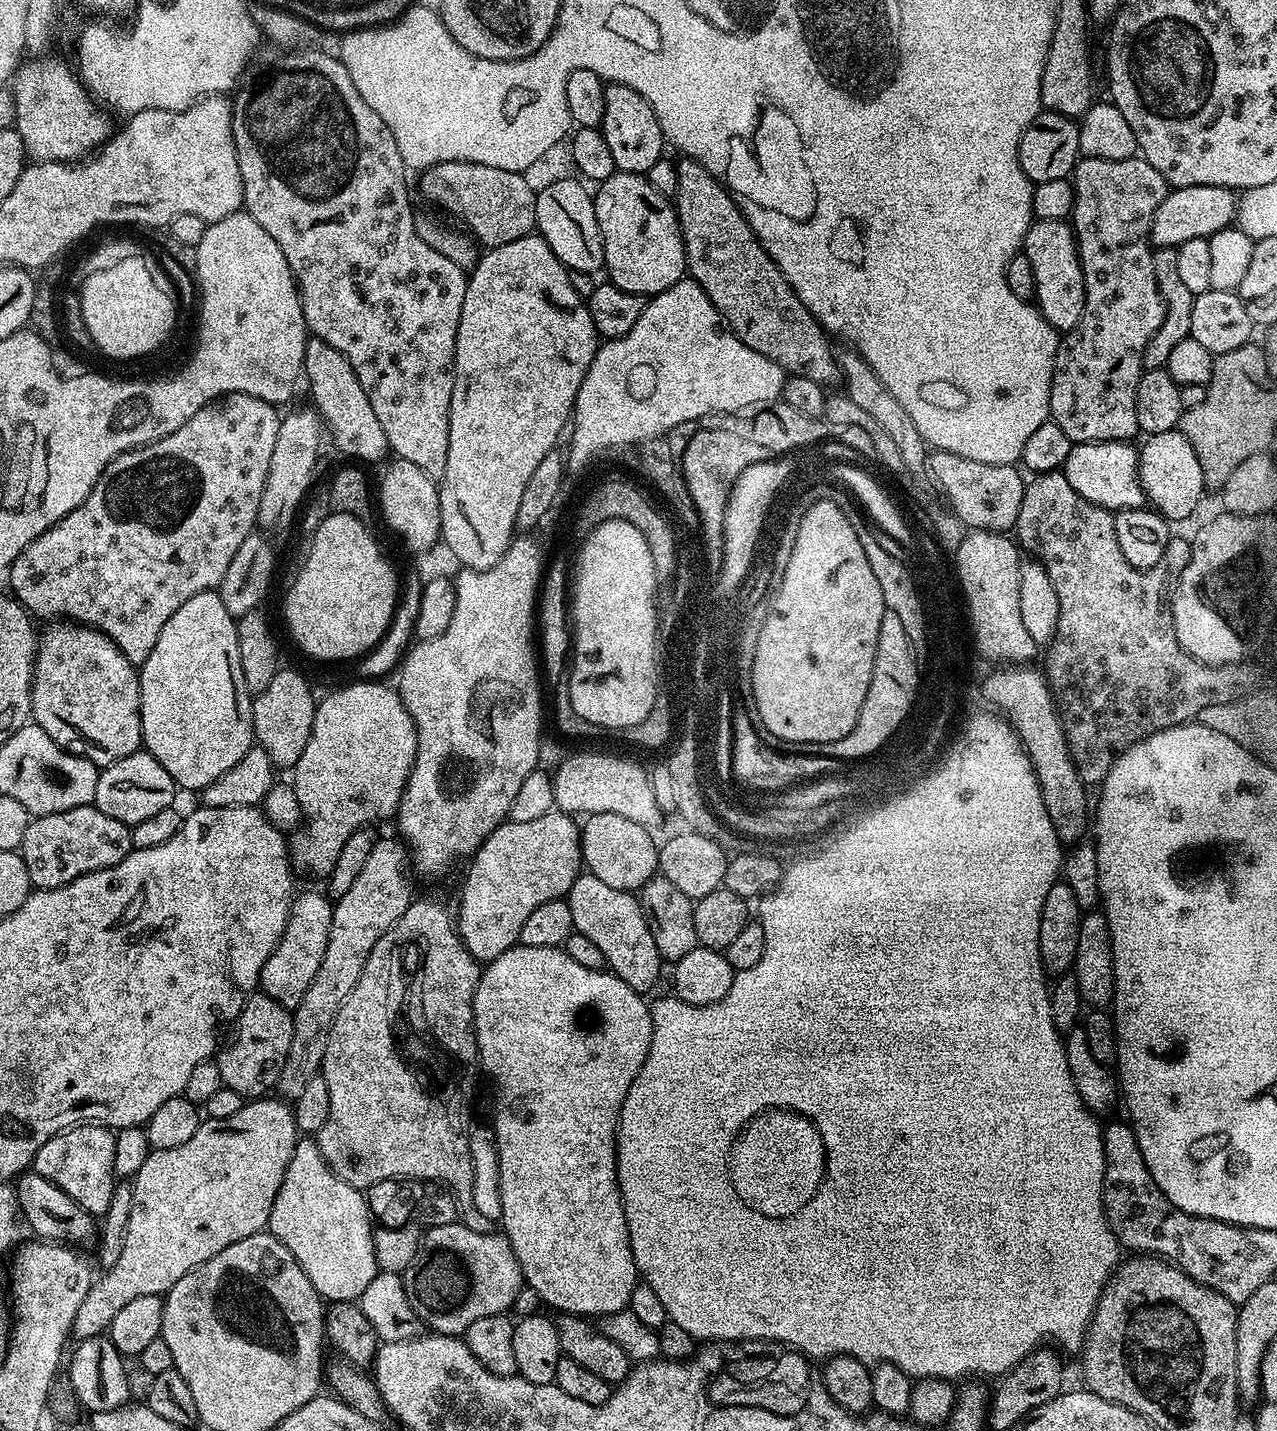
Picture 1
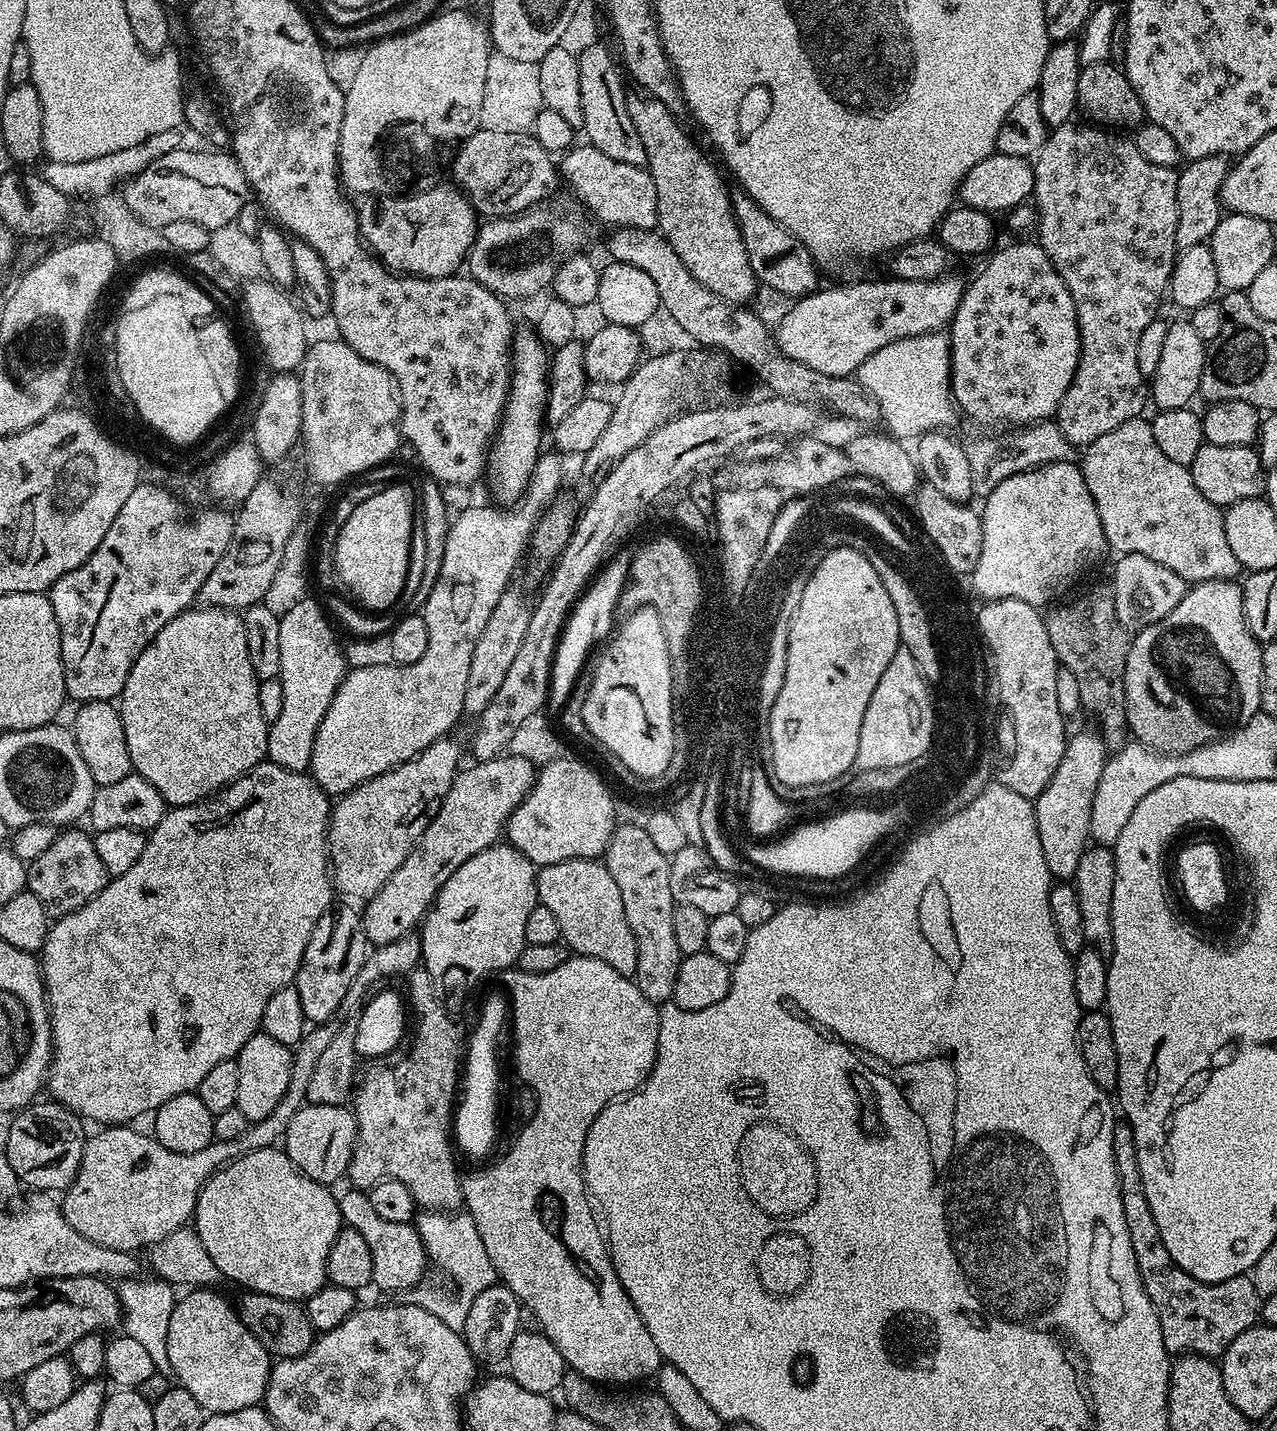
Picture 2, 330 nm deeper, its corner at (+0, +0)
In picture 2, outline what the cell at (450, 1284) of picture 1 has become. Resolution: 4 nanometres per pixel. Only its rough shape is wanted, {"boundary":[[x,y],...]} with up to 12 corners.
{"boundary":[[341,1191],[340,1218],[374,1258],[372,1284],[415,1288],[426,1272],[411,1223],[374,1214],[367,1191]]}

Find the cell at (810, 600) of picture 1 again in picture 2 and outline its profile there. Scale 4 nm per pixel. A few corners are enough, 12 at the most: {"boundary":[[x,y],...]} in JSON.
{"boundary":[[829,550],[769,714],[780,780],[856,760],[902,647],[874,566]]}

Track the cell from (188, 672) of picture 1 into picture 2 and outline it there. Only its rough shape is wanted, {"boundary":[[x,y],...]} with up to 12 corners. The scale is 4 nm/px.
{"boundary":[[193,606],[118,697],[165,805],[251,772],[269,724],[244,618]]}

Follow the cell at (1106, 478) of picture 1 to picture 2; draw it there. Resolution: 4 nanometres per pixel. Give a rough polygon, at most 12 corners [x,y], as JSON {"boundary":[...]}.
{"boundary":[[1147,419],[1083,449],[1109,549],[1189,585],[1242,569]]}

